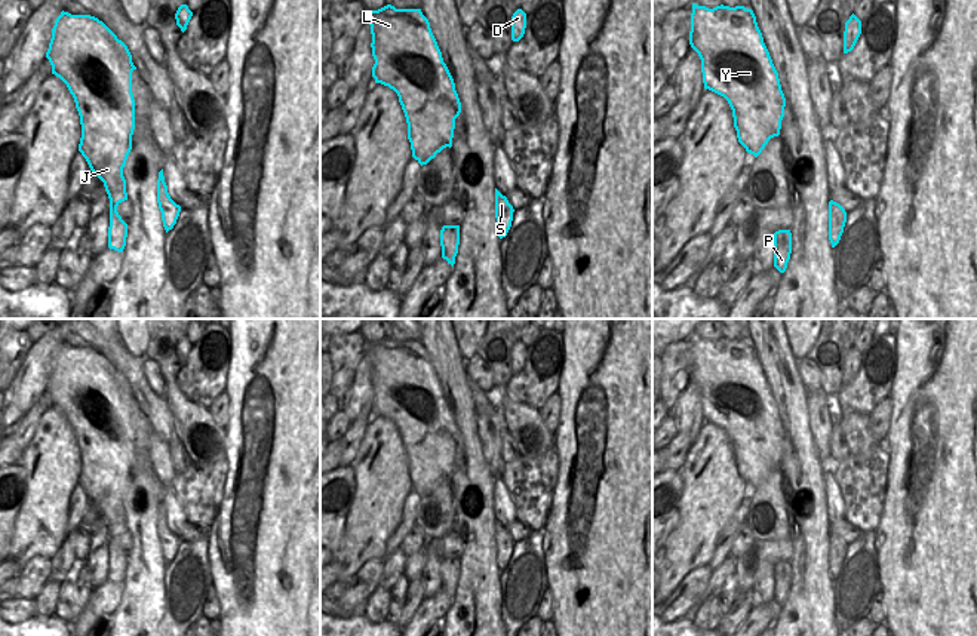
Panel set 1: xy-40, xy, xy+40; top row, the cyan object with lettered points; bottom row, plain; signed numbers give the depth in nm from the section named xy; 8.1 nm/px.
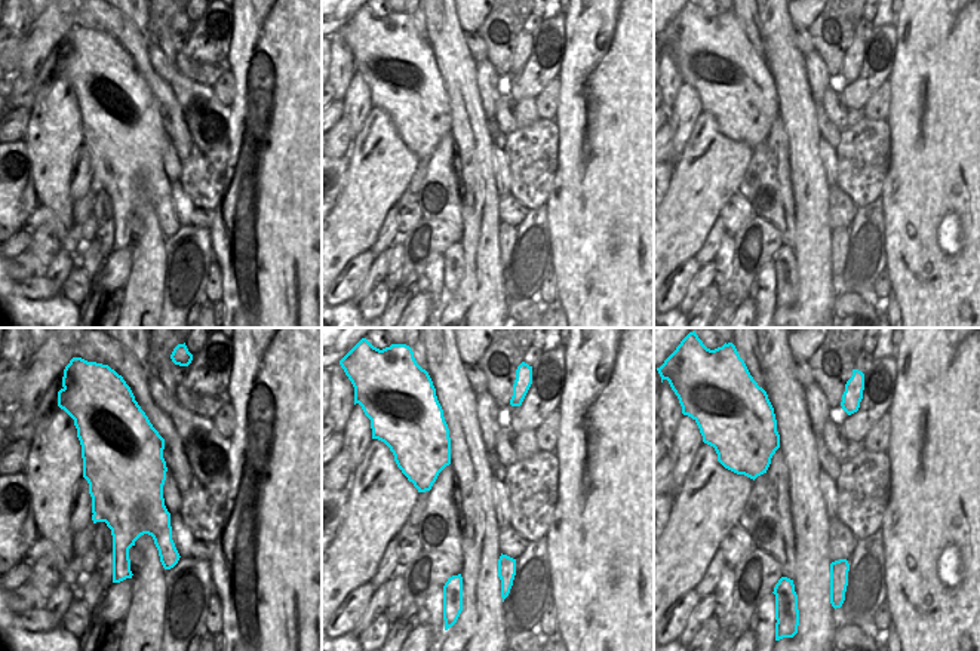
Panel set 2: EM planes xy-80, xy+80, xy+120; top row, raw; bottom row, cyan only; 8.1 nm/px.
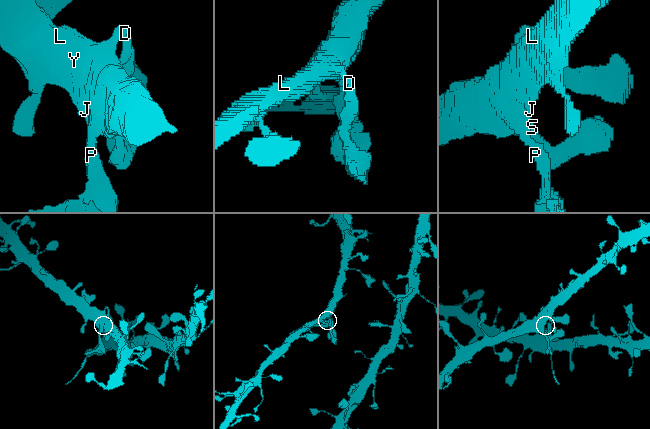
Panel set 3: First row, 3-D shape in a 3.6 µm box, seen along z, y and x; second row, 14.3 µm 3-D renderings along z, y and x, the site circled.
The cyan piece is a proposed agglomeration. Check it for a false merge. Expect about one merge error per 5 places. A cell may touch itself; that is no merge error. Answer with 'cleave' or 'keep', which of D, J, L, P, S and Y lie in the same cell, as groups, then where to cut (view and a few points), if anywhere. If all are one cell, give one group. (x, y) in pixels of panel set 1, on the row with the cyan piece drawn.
keep | D J L P S Y | no cut

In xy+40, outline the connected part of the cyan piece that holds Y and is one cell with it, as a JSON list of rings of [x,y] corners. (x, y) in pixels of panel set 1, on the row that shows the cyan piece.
[[[692,3],[689,44],[701,59],[704,89],[728,101],[738,142],[758,157],[768,141],[780,135],[786,98],[753,10],[723,4],[709,9]]]

